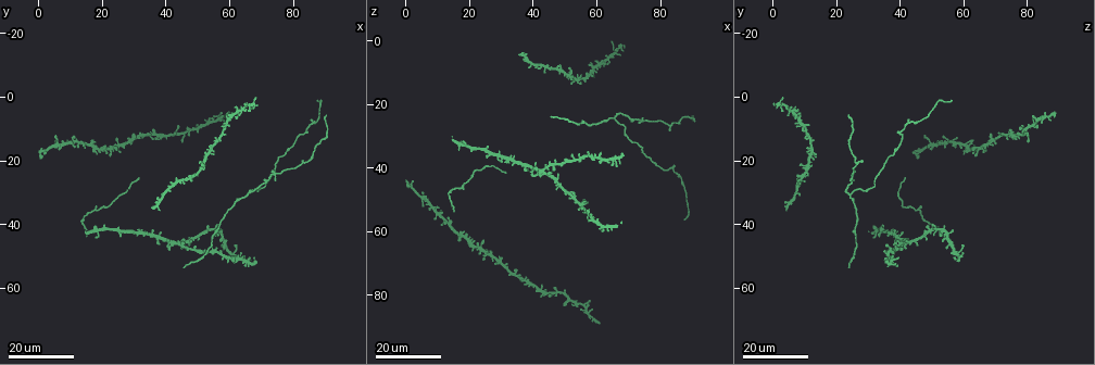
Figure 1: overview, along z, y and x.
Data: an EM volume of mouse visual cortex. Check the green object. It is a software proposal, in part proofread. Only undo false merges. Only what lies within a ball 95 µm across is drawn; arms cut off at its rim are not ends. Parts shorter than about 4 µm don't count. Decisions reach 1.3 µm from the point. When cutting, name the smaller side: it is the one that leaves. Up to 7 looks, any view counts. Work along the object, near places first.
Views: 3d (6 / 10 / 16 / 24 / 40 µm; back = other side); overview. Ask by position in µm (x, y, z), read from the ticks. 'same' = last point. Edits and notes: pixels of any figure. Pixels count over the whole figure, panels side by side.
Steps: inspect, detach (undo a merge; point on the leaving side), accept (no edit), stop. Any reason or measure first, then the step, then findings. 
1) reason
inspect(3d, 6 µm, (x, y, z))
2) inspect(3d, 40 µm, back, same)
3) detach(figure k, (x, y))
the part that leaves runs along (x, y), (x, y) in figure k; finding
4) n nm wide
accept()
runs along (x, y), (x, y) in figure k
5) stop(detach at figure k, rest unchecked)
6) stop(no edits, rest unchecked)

thin arm on a thick one
inspect(3d, 16 µm, (55, 48, 36))

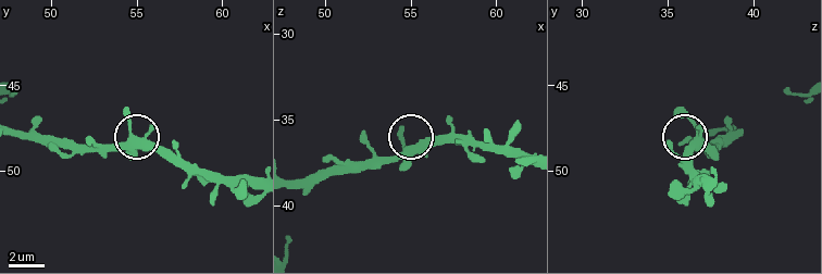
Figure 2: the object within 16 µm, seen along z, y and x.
inspect(3d, 10 µm, (54.6, 47.9, 36.9))

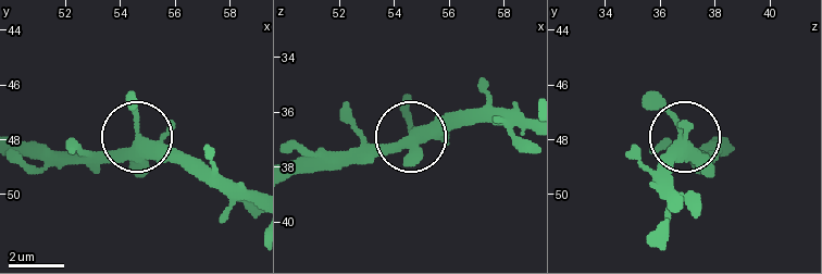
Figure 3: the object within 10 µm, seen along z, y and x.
accept()
runs along (293, 171), (363, 163), (465, 122) in figure 3; all the same neuron

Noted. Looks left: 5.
a fork
inspect(3d, 16 µm, (65, 30, 24))

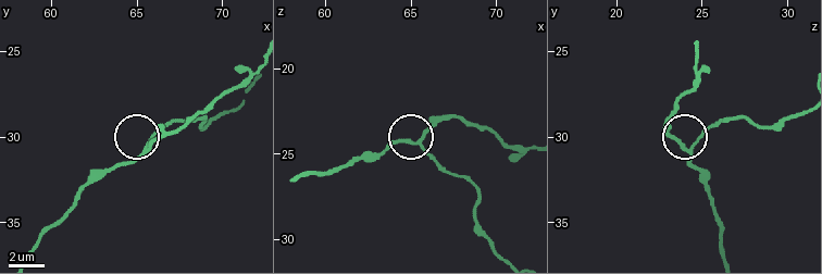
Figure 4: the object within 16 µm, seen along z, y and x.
inspect(3d, 10 µm, (65.5, 30.7, 24.3))

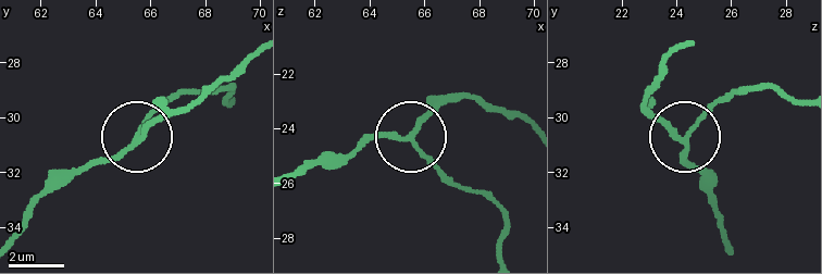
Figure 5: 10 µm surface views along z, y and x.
170 nm wide
accept()
runs along (294, 174), (380, 137), (406, 137), (455, 97) in figure 5; all the same neuron

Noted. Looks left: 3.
three-way junction
inspect(3d, 16 µm, (72, 26, 25))

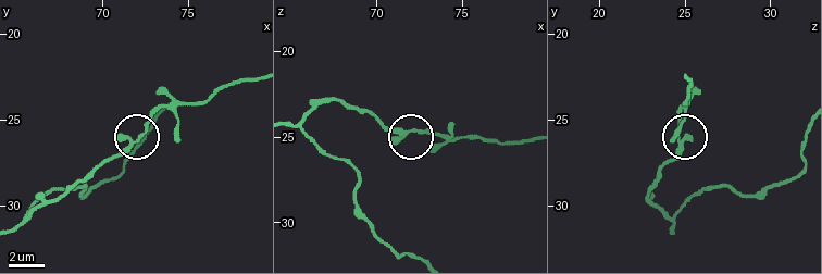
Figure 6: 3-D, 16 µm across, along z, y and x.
inspect(3d, 6 µm, (71.7, 26.4, 24.7))

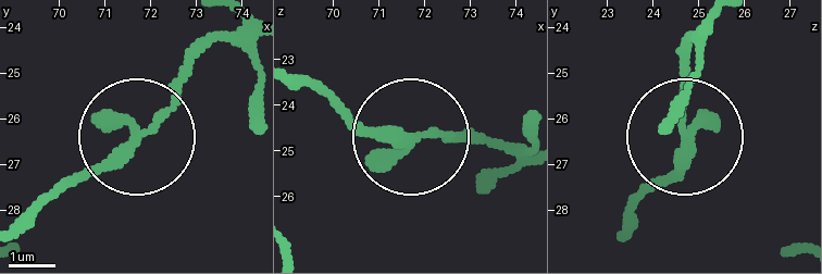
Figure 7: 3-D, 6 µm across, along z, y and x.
3 arms
accept()
runs along (621, 231), (679, 164), (679, 51) in figure 7; all the same neuron

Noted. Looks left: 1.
stop(no edits, rest unchecked)

